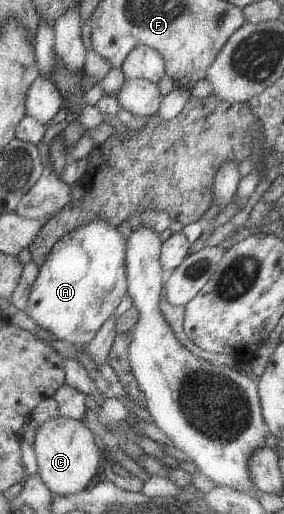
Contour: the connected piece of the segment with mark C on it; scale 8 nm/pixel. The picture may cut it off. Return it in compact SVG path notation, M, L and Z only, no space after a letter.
M57 415L40 424L32 442L37 473L53 495L68 495L83 490L99 468L99 452L93 433L83 421Z

